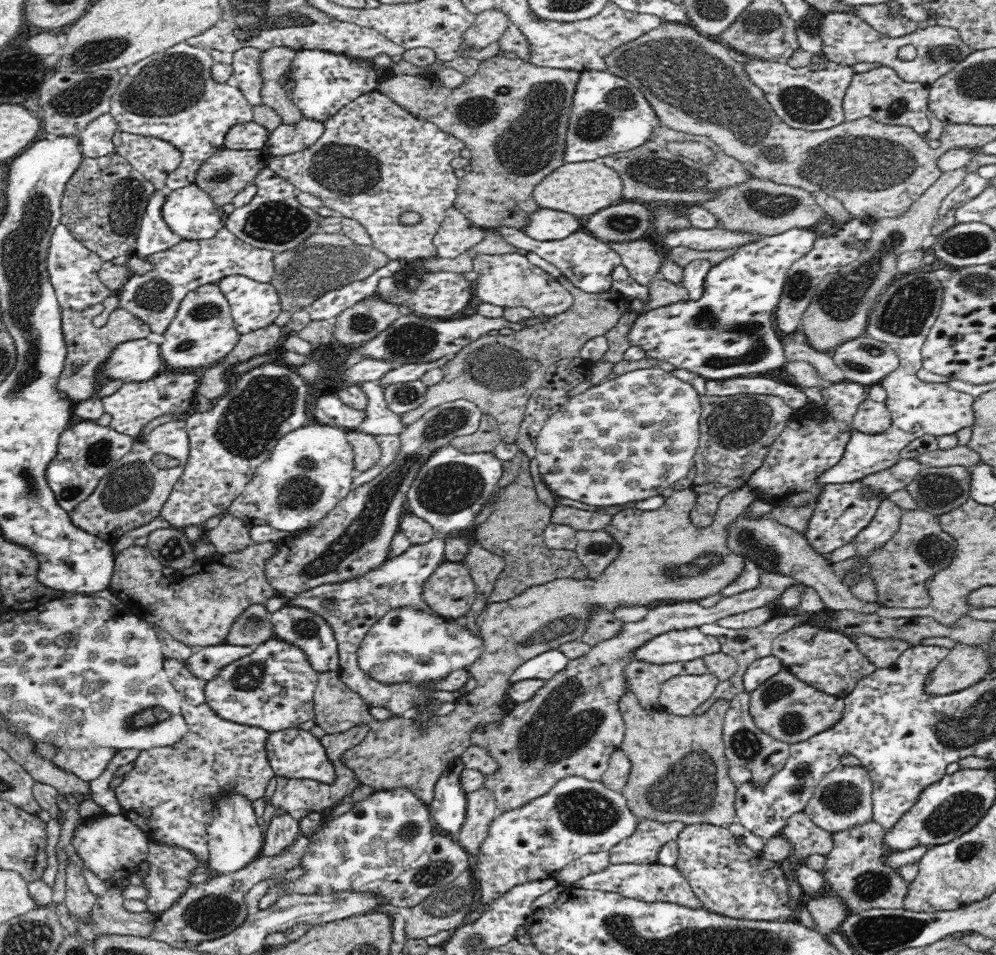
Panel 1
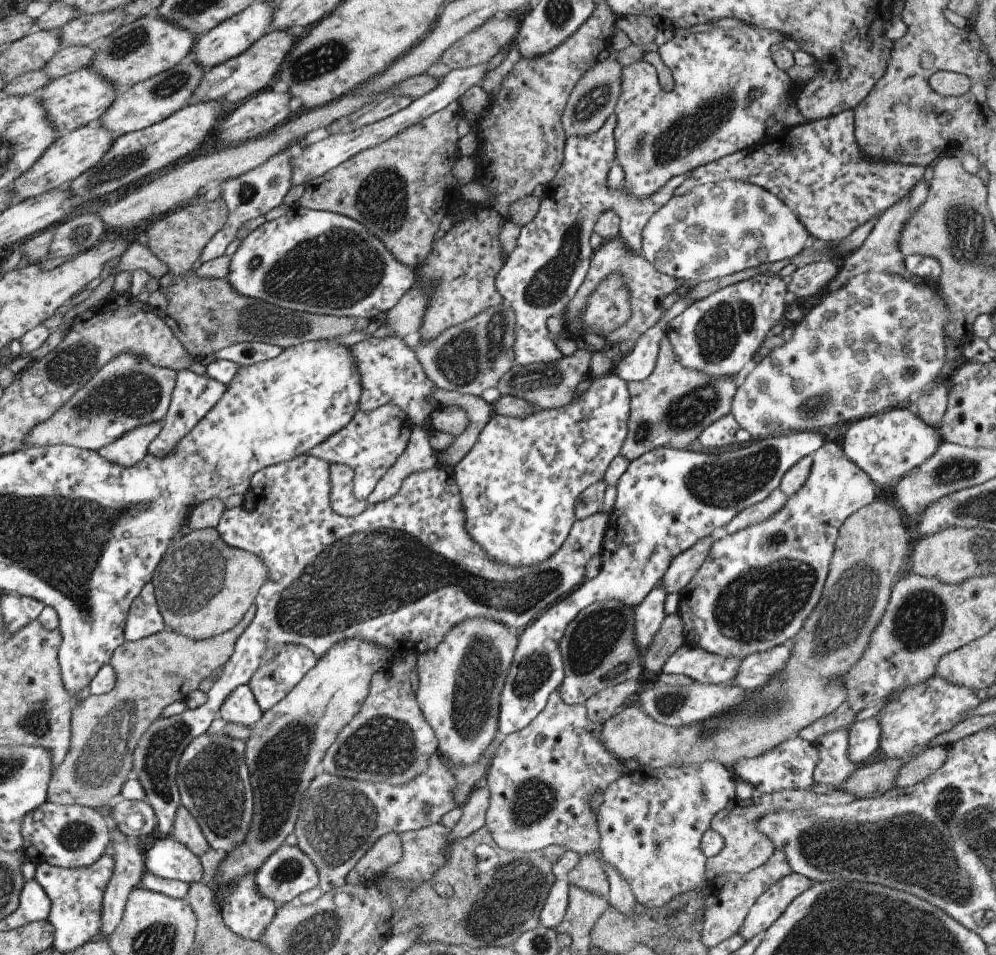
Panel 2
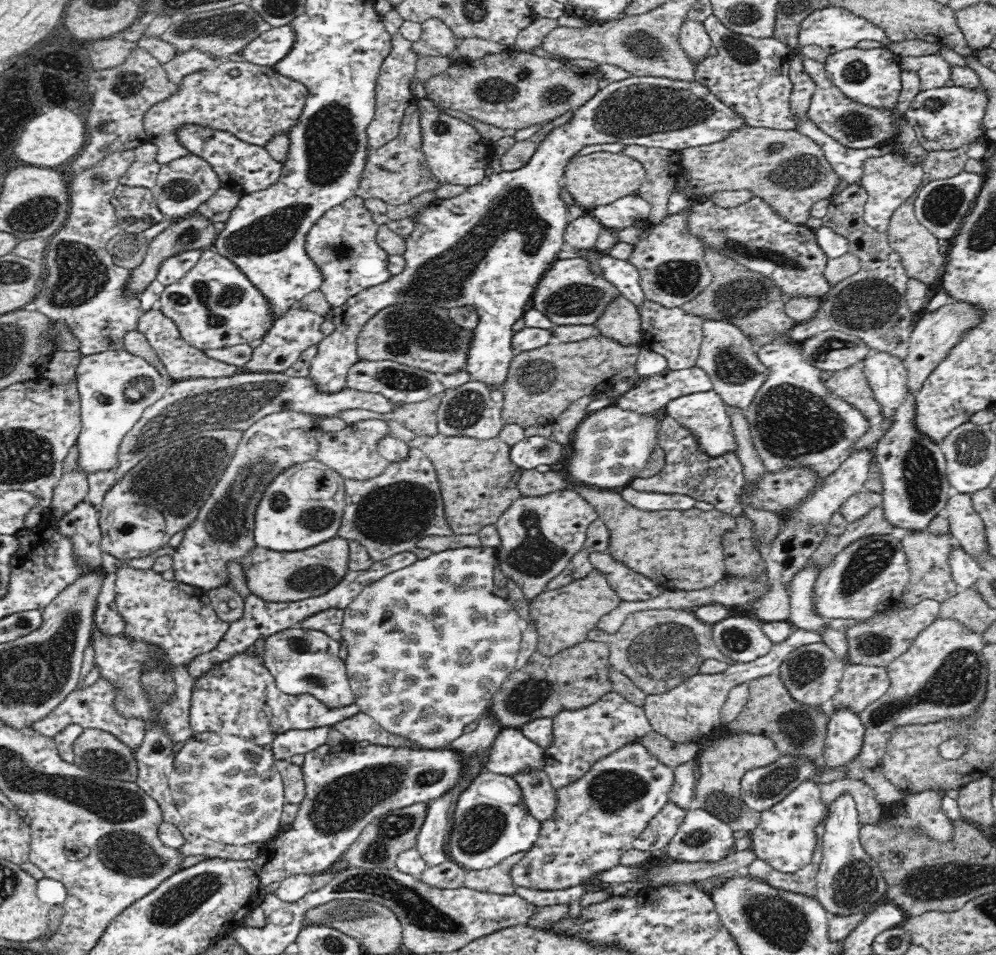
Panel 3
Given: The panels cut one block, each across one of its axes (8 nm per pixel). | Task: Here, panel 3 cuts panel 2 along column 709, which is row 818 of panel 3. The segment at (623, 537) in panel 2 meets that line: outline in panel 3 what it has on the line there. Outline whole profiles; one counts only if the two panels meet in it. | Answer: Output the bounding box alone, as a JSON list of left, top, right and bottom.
[448,769,541,871]

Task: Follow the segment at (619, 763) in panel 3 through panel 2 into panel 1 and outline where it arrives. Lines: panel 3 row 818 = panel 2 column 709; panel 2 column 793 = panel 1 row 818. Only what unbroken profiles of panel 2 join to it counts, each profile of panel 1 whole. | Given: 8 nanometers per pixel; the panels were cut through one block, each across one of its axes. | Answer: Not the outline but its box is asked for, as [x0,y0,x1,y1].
[472,776,638,904]

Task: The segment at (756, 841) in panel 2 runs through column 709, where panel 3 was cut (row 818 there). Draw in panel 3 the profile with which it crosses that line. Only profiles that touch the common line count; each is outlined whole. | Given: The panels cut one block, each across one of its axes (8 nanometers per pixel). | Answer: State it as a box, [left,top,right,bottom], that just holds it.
[820,779,882,827]

